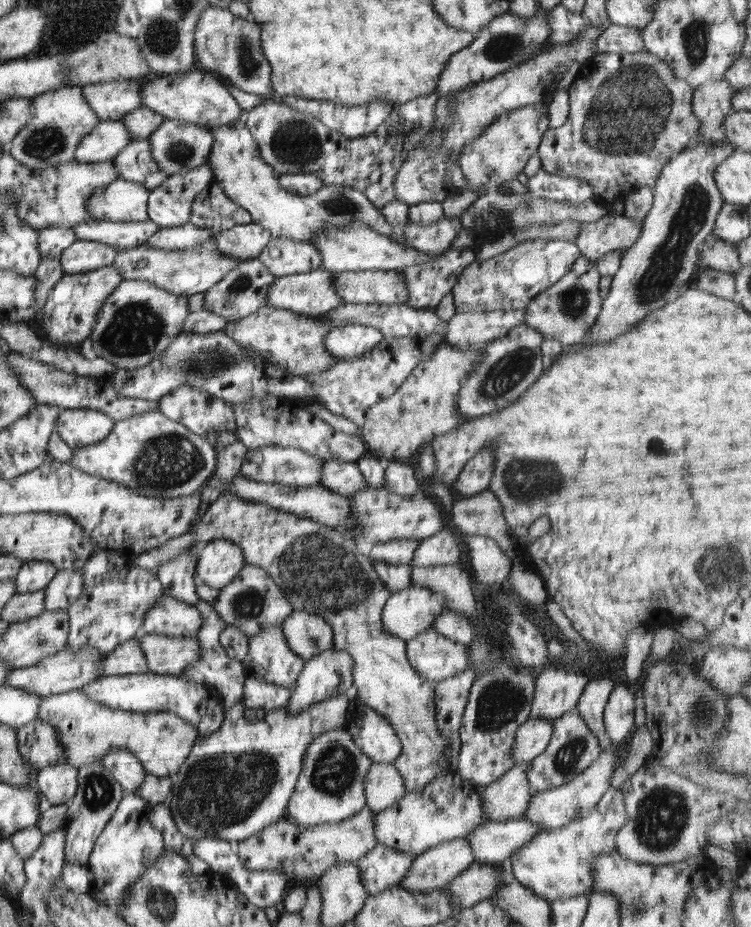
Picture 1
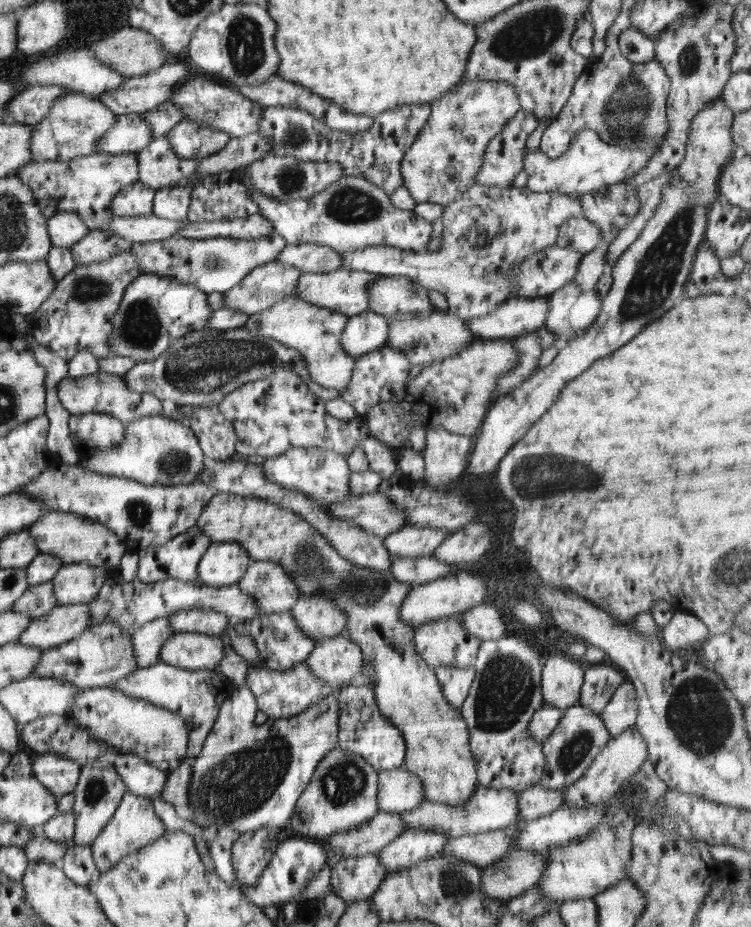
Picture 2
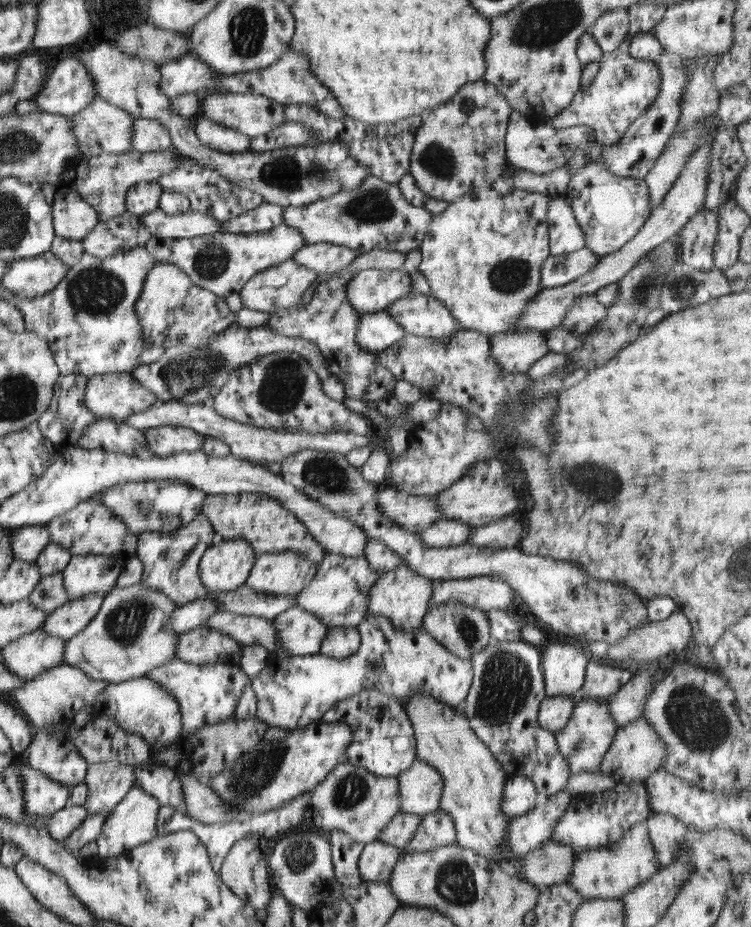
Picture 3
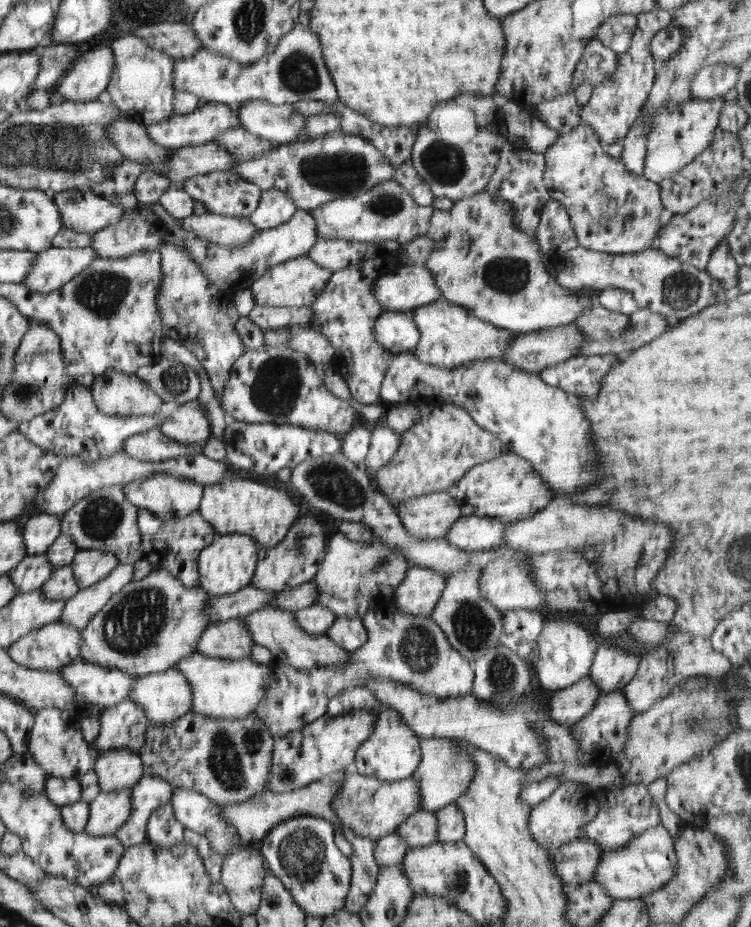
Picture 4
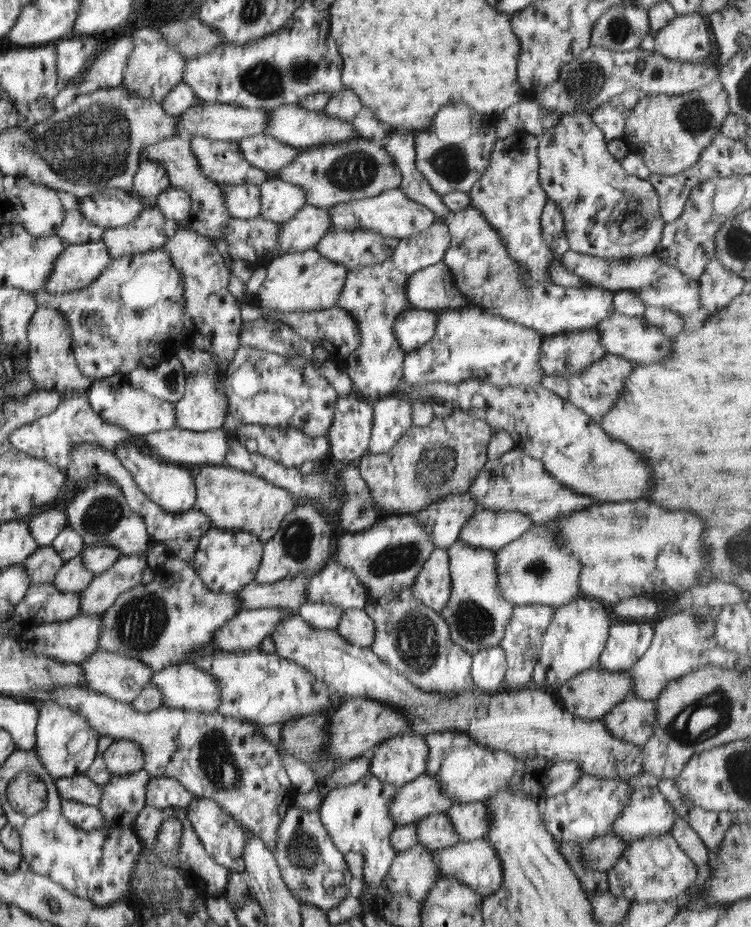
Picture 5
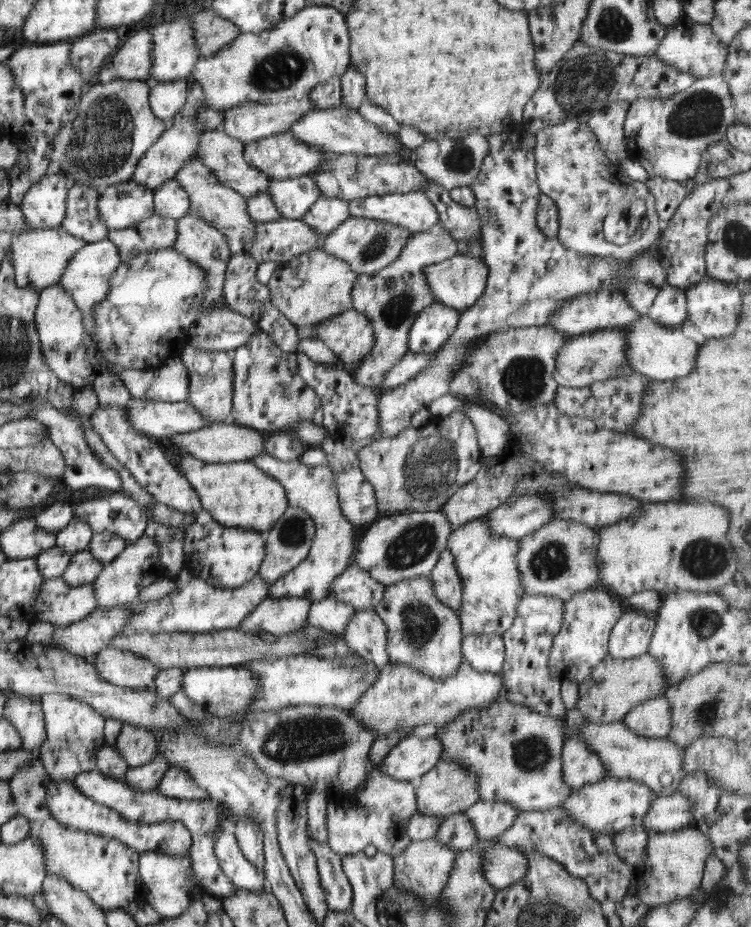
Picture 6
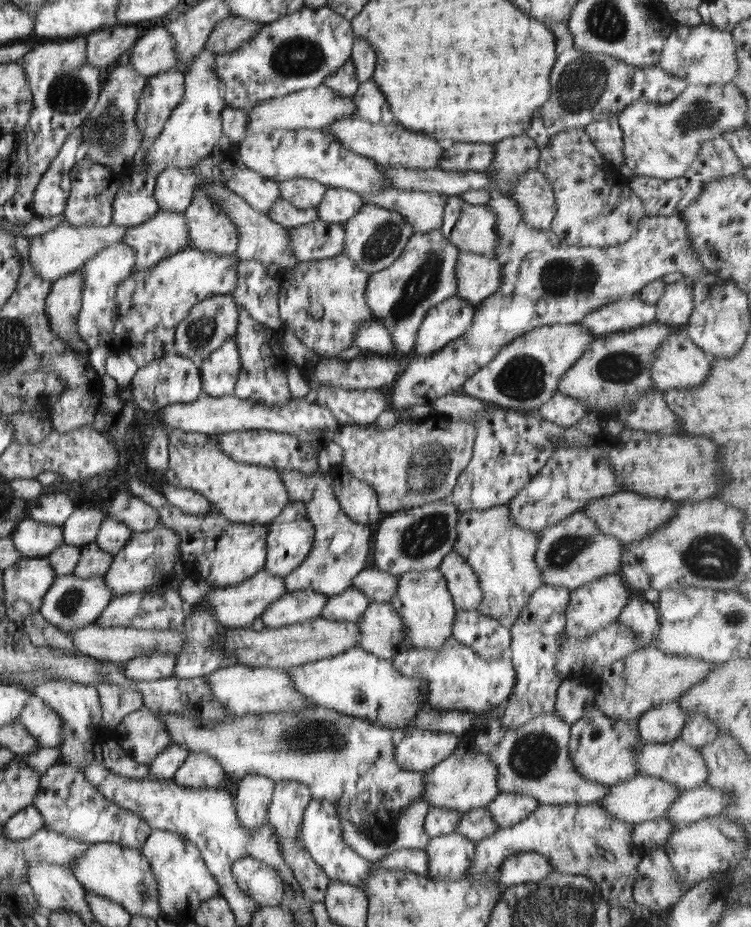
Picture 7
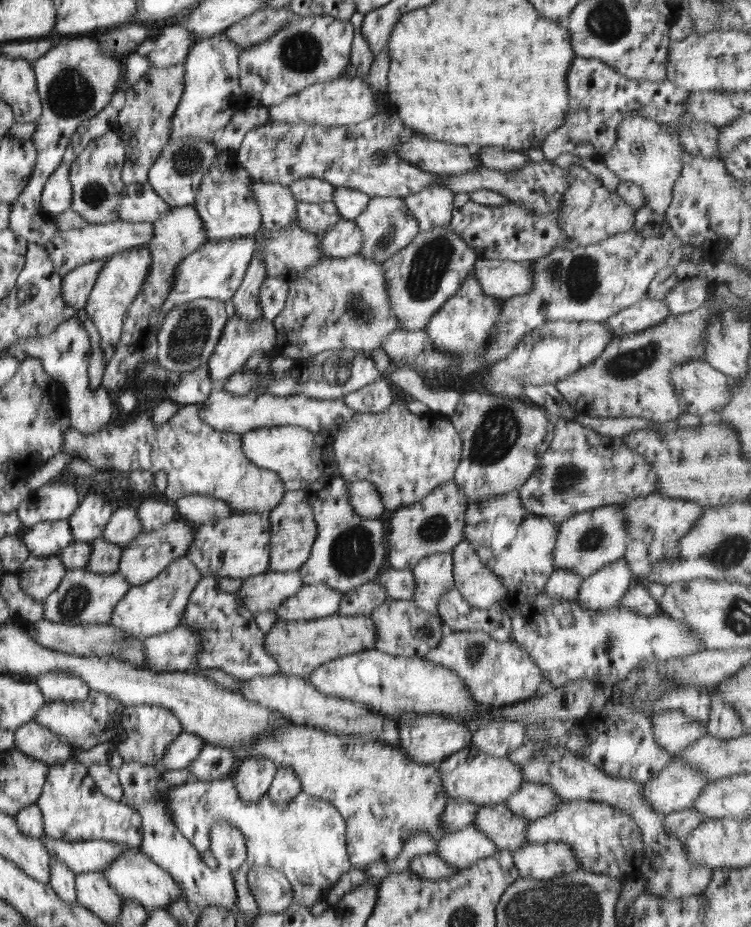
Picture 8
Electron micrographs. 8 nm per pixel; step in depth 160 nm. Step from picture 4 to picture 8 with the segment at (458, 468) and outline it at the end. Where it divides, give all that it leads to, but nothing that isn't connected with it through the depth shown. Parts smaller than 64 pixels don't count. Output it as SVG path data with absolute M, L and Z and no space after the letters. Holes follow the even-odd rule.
M392 404L379 413L354 413L342 431L331 437L331 441L339 476L349 483L364 479L373 482L372 486L376 486L380 493L384 510L393 512L422 501L436 486L454 479L462 458L462 437L448 416L440 416L434 411L416 415L404 404Z

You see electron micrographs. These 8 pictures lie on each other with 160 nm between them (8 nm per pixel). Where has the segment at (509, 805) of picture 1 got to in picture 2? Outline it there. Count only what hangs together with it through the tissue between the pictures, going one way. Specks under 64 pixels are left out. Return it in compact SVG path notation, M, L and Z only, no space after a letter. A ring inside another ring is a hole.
M533 785L526 790L518 790L519 816L521 820L534 820L544 814L550 814L565 802L564 789L549 789L542 785Z

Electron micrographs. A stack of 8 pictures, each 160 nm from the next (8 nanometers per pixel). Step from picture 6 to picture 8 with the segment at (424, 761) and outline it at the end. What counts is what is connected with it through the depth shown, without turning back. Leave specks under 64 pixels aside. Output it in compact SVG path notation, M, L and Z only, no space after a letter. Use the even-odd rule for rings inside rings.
M404 713L400 716L399 731L401 734L401 750L414 762L438 764L444 758L448 758L454 752L466 747L473 736L459 720L450 716L439 714L420 714L411 716Z

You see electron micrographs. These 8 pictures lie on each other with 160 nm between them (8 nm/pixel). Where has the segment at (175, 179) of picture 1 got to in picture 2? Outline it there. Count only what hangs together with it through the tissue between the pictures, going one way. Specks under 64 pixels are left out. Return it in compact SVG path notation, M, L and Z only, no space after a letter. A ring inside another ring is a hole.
M250 133L241 137L231 137L228 144L216 154L200 160L199 170L195 172L194 185L208 175L223 171L235 171L236 168L254 162L259 154L265 154L272 148L272 137L262 133ZM192 180L187 184L156 190L153 200L153 212L165 219L182 220L189 212Z

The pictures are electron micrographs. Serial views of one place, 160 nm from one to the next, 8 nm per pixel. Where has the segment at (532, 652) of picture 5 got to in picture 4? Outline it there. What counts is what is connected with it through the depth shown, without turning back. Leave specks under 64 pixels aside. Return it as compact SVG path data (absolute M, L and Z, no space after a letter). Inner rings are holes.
M514 609L504 612L500 644L513 650L522 660L528 660L547 617L541 610Z

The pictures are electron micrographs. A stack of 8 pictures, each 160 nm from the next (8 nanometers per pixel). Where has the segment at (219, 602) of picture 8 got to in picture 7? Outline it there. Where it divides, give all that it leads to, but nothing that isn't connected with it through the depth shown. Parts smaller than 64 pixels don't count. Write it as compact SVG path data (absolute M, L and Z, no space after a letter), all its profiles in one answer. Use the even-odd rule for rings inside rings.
M192 605L191 610L188 613L186 613L186 618L184 619L182 629L183 629L183 636L185 636L182 645L183 650L177 654L177 661L176 661L176 666L174 667L173 676L170 677L176 677L179 679L198 678L198 677L206 676L207 674L212 674L213 672L216 672L221 668L226 668L227 666L233 666L235 664L235 660L232 657L229 657L224 651L221 651L216 645L213 645L215 644L215 640L219 640L219 636L217 634L221 634L221 632L227 632L227 629L232 629L232 628L226 628L225 626L222 626L215 619L215 612L212 609L209 609L208 607L203 607L202 605Z

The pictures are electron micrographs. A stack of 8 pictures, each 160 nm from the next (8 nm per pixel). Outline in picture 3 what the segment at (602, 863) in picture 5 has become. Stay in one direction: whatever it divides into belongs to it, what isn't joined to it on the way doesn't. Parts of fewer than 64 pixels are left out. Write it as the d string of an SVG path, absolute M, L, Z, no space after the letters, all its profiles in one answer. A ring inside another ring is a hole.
M549 841L543 847L527 852L516 876L535 887L544 884L550 888L554 884L566 883L573 869L575 851L571 846Z

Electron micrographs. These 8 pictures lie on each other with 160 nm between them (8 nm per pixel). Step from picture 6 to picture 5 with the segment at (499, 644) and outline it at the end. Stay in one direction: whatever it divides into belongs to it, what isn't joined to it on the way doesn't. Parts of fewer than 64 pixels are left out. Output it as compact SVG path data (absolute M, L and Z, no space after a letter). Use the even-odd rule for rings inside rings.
M500 645L480 649L471 655L471 659L473 684L480 692L496 694L505 689L507 660L504 649Z

